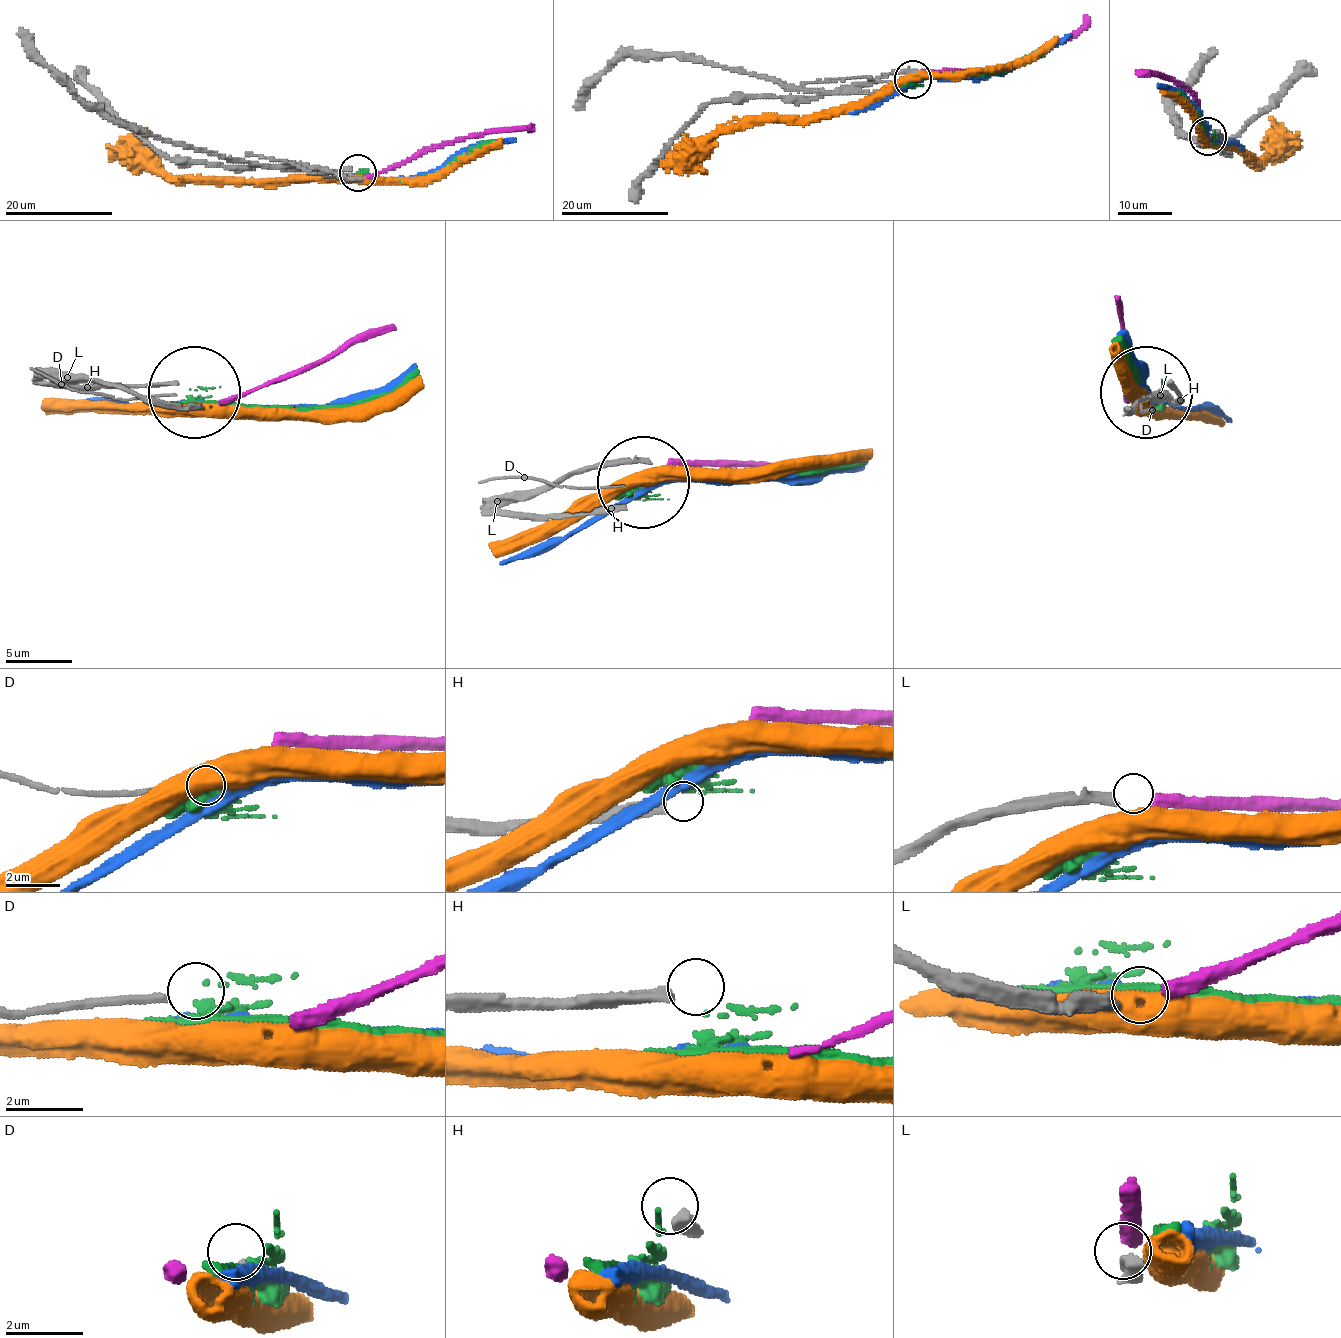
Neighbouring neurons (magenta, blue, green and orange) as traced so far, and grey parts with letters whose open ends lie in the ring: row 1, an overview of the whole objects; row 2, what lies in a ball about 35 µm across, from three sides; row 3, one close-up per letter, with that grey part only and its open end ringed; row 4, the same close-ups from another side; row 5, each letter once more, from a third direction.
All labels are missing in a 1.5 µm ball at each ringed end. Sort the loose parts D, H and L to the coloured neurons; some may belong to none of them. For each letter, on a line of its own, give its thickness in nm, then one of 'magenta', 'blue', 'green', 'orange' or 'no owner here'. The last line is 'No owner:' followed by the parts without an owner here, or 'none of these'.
D: 190 nm | no owner here
H: 380 nm | no owner here
L: 360 nm | magenta
No owner: D, H

